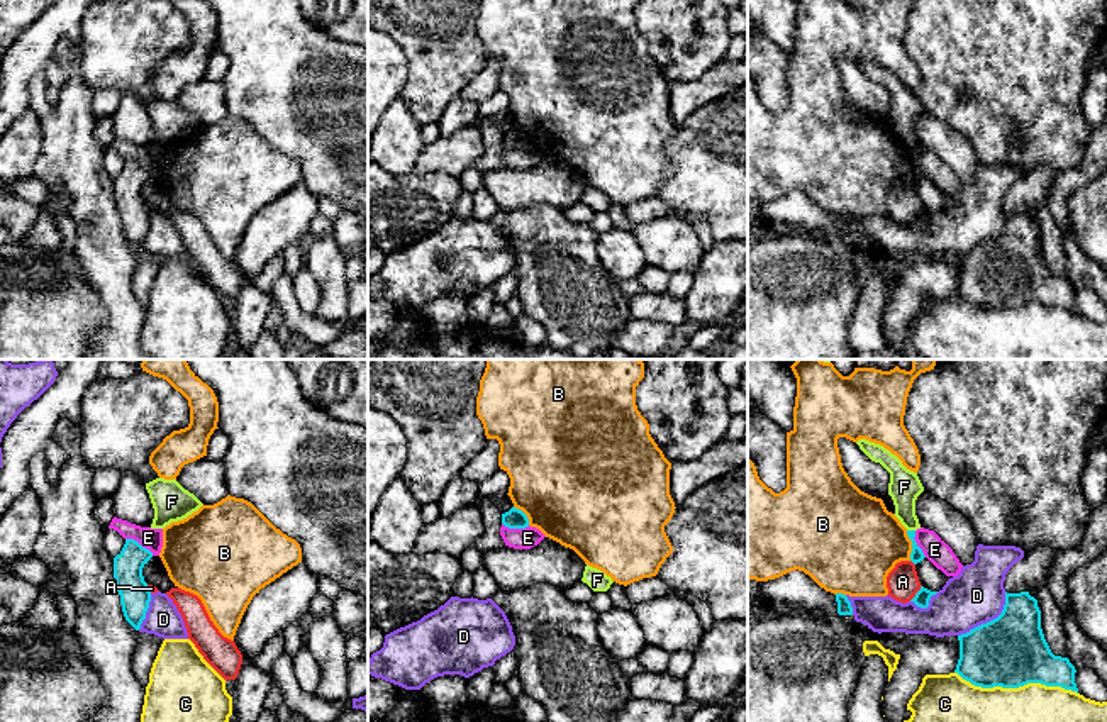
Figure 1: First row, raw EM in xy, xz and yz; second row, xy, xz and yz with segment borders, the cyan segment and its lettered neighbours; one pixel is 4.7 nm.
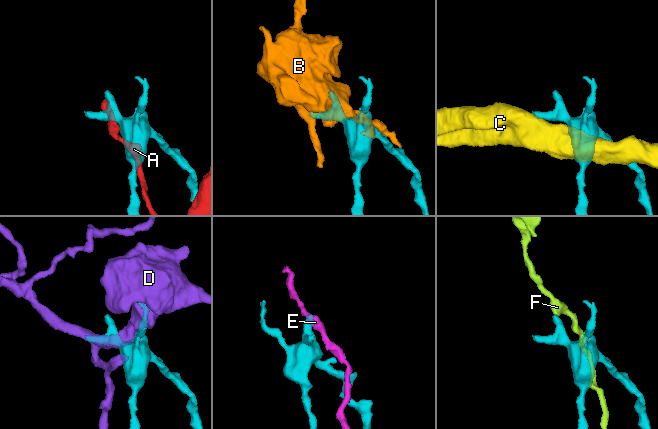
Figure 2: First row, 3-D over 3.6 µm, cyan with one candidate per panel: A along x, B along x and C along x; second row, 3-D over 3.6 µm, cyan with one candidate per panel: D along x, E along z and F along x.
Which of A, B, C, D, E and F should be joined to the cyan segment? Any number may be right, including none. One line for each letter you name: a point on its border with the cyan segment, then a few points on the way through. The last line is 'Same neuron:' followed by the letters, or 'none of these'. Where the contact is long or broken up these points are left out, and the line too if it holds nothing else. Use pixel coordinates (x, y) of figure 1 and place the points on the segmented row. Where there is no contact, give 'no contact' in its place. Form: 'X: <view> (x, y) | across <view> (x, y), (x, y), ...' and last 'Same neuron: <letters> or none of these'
Same neuron: none of these

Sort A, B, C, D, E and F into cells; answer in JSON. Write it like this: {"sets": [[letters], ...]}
{"sets": [["A"], ["B"], ["C"], ["D"], ["E"], ["F"]]}

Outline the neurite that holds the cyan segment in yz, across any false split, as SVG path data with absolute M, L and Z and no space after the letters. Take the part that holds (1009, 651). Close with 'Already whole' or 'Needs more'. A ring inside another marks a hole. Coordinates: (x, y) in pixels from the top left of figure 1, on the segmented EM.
M1029 591L1007 593L1002 614L958 636L954 673L982 688L1019 688L1027 683L1061 686L1078 693L1075 666L1054 656L1041 629L1041 610Z. Already whole

